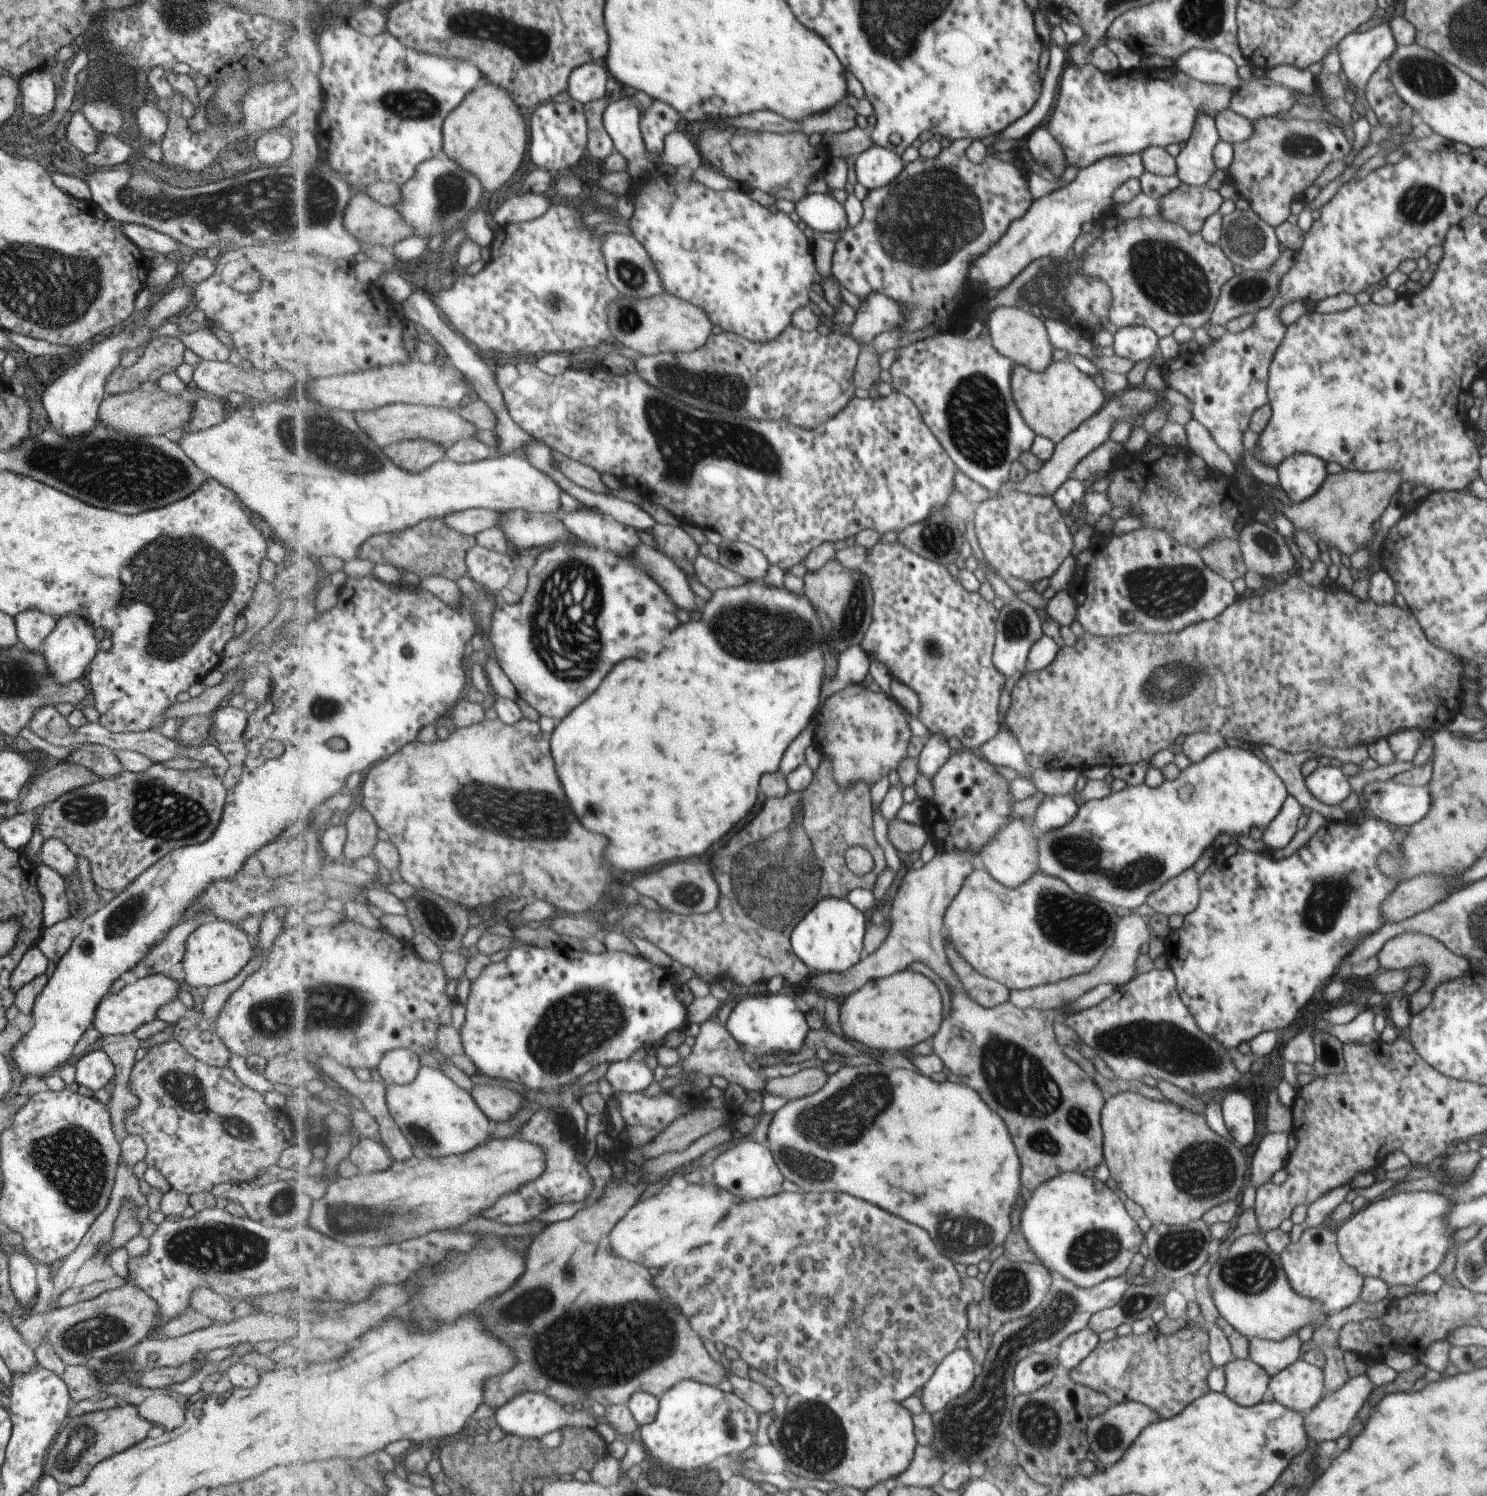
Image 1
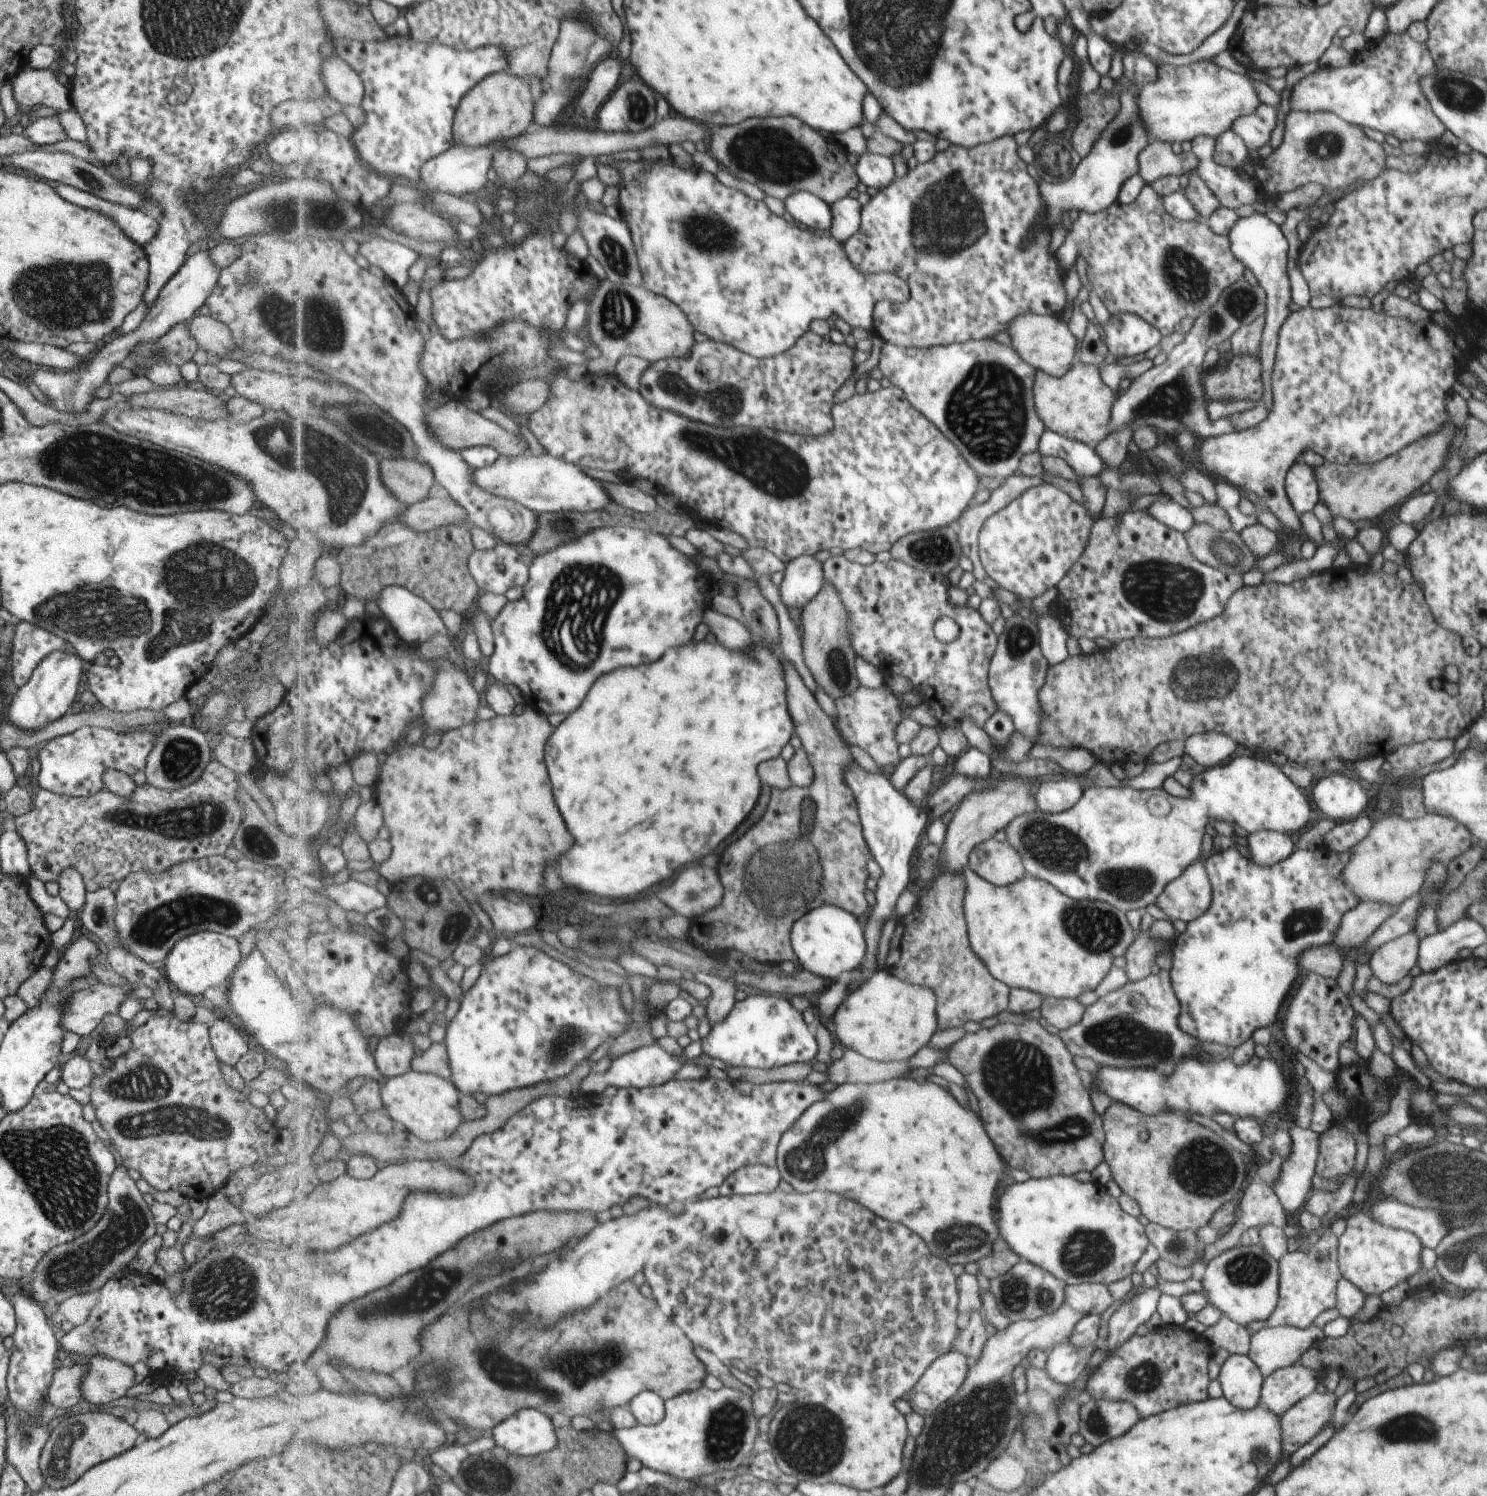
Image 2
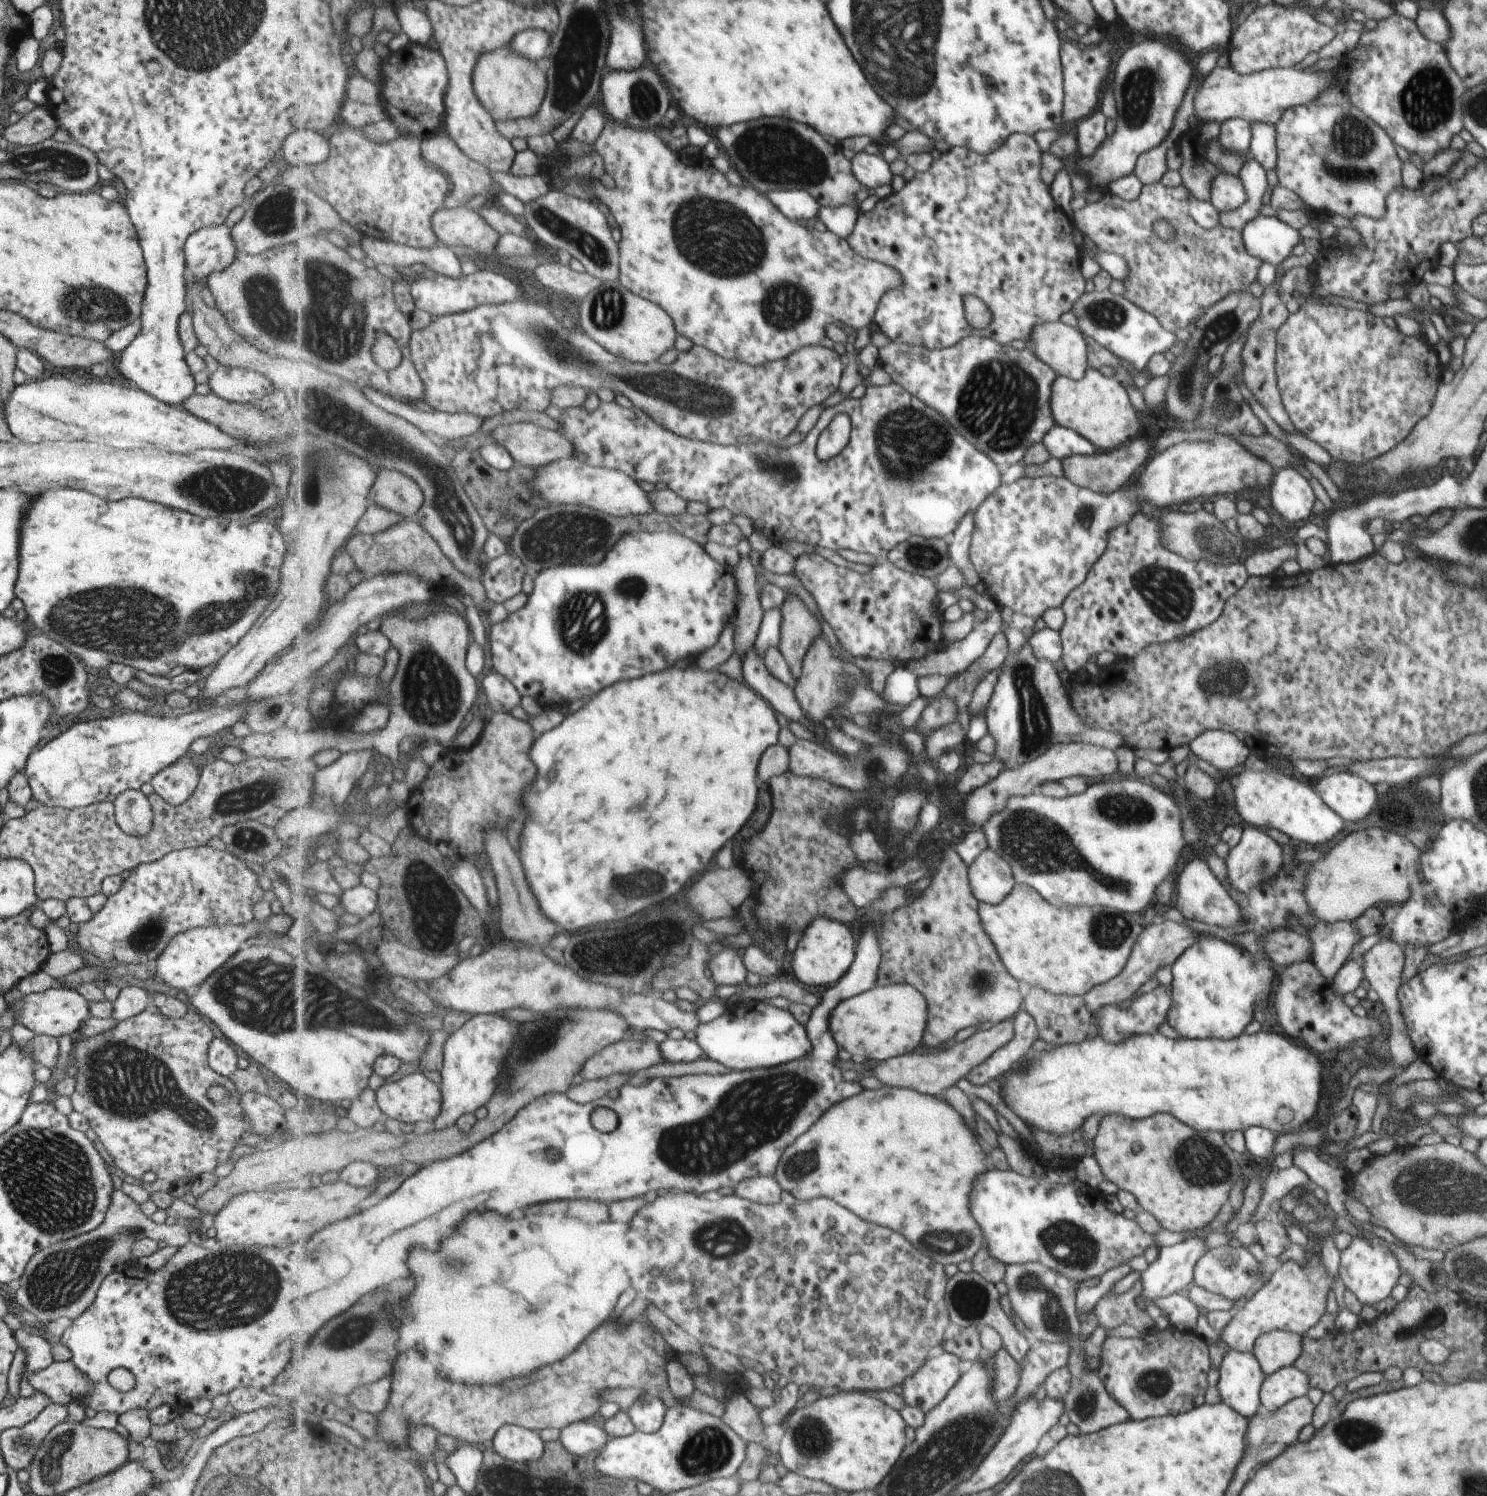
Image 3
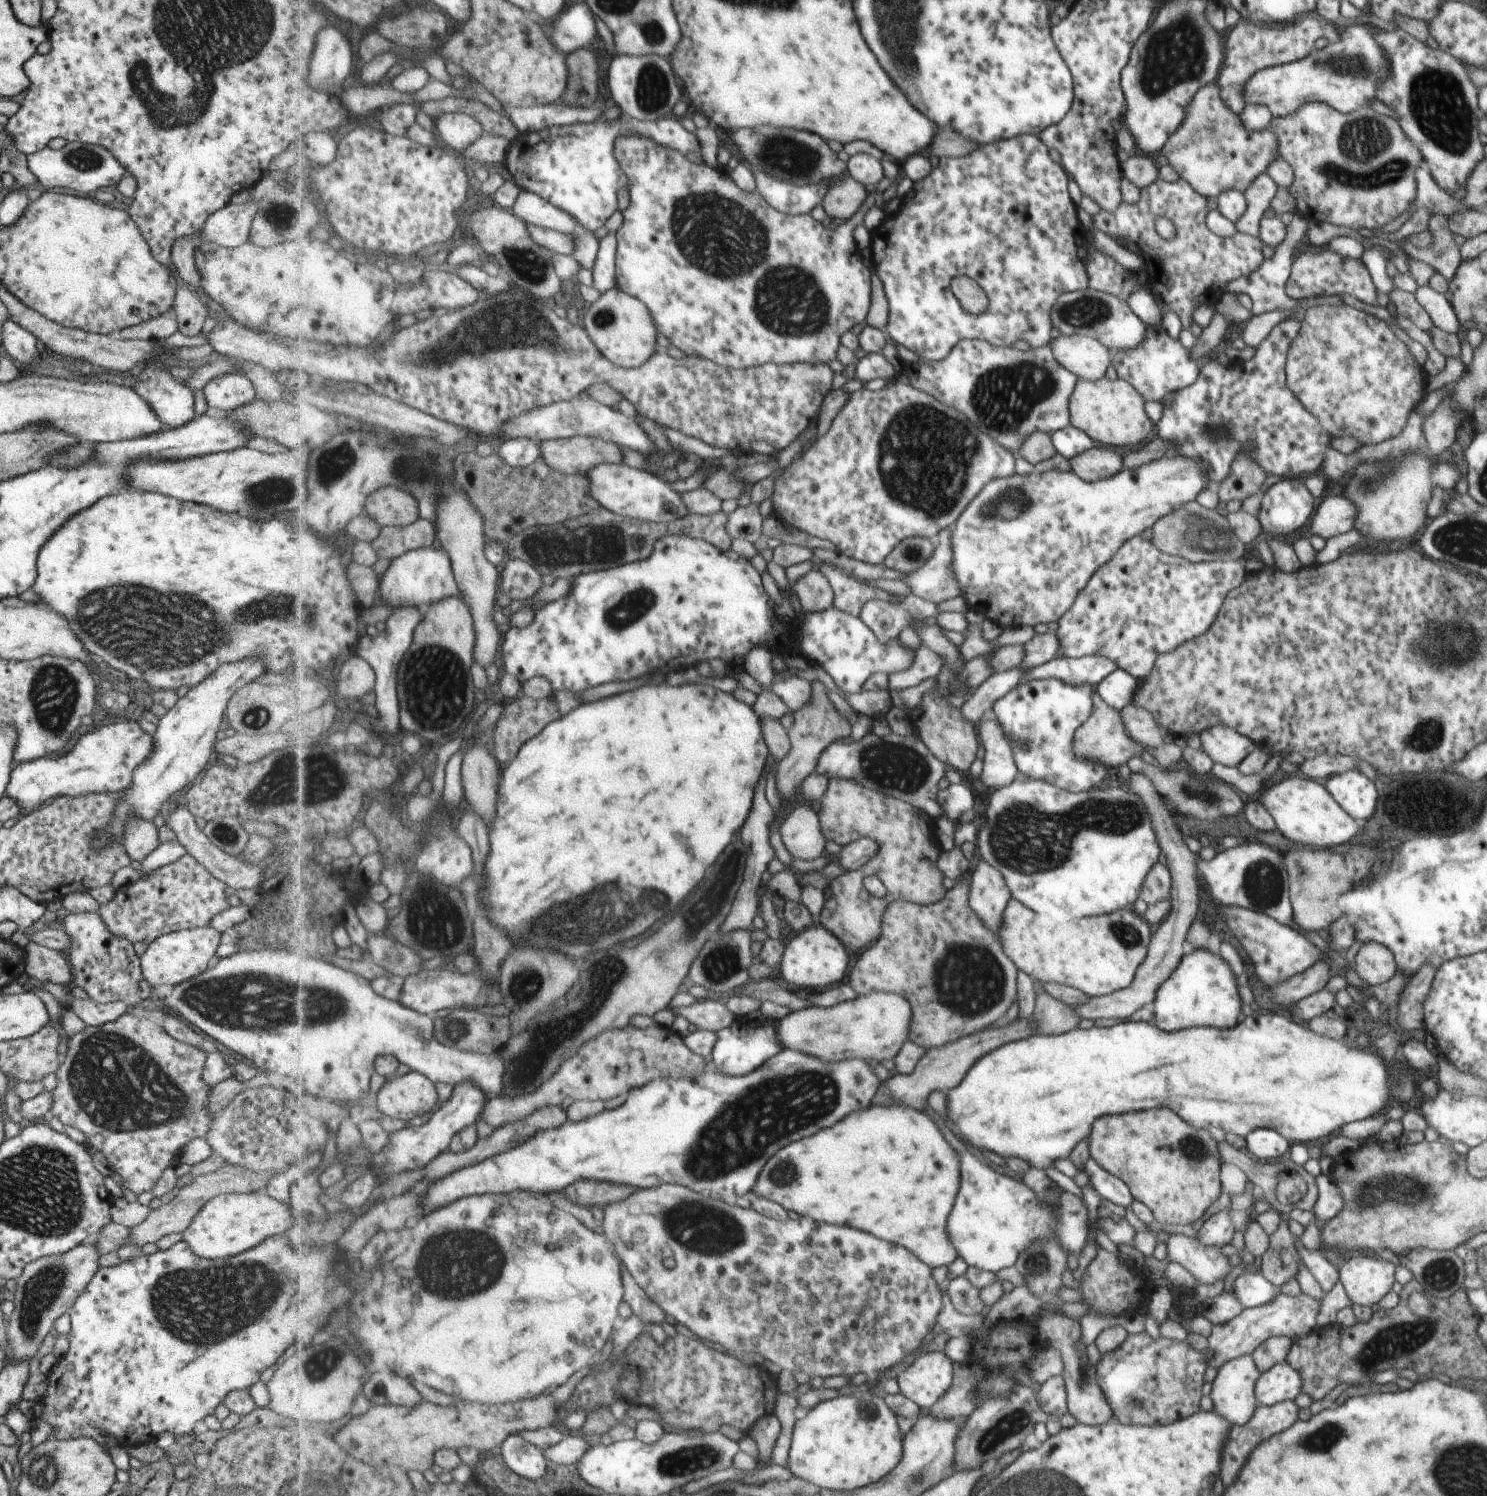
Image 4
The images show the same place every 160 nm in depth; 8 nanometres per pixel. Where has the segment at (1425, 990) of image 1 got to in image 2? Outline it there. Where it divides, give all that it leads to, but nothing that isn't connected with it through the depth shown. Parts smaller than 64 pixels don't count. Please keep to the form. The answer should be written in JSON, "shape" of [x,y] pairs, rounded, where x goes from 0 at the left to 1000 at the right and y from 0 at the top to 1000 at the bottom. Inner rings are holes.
{"shape":[[[949,622],[927,632],[920,640],[923,652],[930,658],[941,656],[952,645],[954,630]]]}

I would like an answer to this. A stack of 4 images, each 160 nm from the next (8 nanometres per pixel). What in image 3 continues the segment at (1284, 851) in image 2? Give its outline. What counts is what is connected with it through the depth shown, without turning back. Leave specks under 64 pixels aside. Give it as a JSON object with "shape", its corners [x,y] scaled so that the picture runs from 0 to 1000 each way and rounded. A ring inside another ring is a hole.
{"shape":[[[837,551],[832,564],[827,567],[824,574],[826,589],[833,594],[841,595],[855,590],[861,580],[861,565],[856,562],[851,555]]]}

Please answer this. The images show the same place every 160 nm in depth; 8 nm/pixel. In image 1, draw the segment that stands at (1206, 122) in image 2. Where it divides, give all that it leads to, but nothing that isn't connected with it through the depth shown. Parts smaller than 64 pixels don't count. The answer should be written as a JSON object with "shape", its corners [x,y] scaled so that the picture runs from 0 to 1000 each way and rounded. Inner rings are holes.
{"shape":[[[716,43],[712,55],[710,56],[709,65],[707,73],[707,78],[704,83],[705,90],[714,100],[716,109],[714,112],[723,111],[725,114],[730,113],[742,105],[755,105],[755,104],[767,104],[768,100],[773,98],[782,98],[785,96],[796,96],[800,92],[803,80],[806,76],[816,78],[821,73],[826,73],[828,59],[817,55],[812,56],[800,52],[794,47],[789,45],[766,44],[765,46],[756,47],[752,50],[742,52],[740,47],[735,43]]]}

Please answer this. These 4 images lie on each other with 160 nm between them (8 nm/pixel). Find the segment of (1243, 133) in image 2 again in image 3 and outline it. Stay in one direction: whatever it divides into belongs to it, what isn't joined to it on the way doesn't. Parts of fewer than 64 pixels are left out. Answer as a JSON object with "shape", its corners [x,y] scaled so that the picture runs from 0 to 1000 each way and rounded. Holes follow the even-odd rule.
{"shape":[[[843,82],[841,83],[840,104],[843,105],[850,114],[857,114],[858,110],[858,96],[857,84]]]}

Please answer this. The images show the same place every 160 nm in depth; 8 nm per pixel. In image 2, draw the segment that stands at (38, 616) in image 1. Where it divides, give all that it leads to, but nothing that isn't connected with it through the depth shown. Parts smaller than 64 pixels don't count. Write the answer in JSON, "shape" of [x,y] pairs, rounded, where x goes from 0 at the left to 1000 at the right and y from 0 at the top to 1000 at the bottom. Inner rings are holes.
{"shape":[[[9,415],[9,426],[5,449],[12,461],[24,447],[24,445],[35,434],[41,434],[44,430],[37,423],[20,416]]]}

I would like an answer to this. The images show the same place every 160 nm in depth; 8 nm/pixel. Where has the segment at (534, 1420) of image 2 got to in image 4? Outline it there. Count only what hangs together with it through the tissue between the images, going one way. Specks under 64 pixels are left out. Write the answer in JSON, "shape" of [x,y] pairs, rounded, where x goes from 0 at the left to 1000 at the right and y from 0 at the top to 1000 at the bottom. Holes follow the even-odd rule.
{"shape":[[[349,958],[343,959],[336,967],[336,974],[342,981],[357,989],[363,989],[368,984],[369,975],[360,965],[354,964]]]}

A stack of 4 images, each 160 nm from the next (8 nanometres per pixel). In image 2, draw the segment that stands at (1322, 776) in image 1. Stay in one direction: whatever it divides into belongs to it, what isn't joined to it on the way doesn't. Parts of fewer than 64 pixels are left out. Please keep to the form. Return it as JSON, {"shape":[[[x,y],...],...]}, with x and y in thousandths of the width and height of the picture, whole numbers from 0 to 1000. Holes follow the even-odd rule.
{"shape":[[[900,516],[888,520],[882,528],[882,533],[891,547],[896,548],[910,548],[919,537],[917,527]]]}

